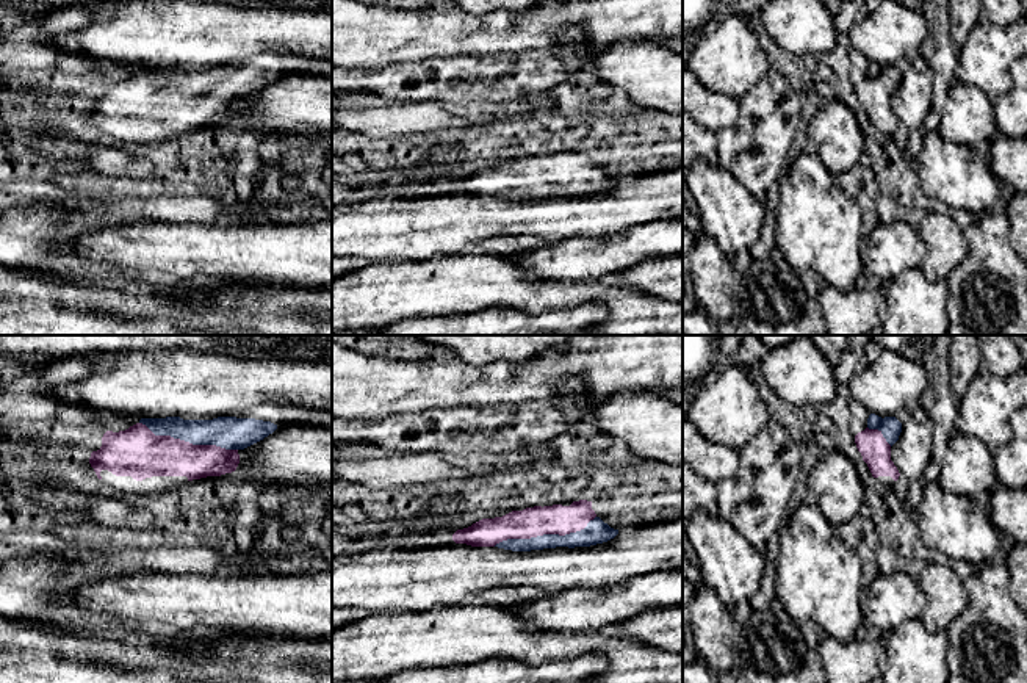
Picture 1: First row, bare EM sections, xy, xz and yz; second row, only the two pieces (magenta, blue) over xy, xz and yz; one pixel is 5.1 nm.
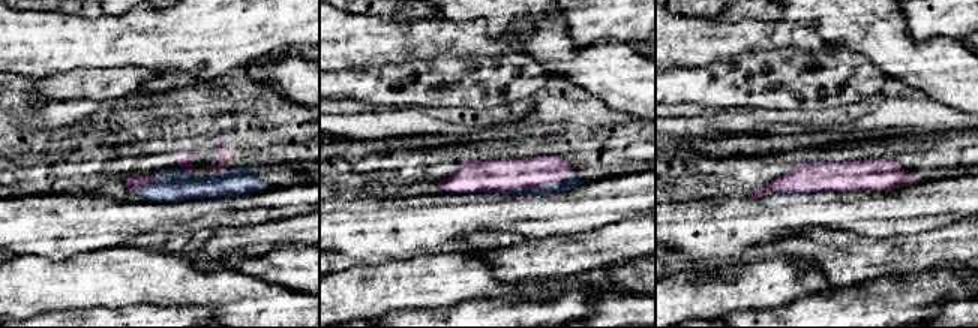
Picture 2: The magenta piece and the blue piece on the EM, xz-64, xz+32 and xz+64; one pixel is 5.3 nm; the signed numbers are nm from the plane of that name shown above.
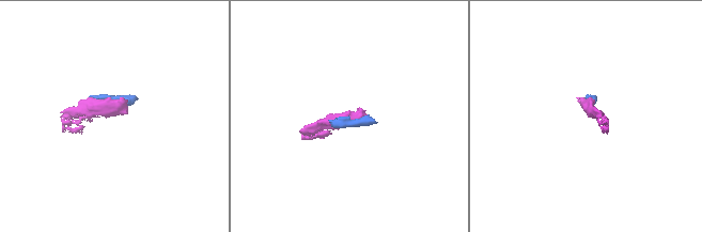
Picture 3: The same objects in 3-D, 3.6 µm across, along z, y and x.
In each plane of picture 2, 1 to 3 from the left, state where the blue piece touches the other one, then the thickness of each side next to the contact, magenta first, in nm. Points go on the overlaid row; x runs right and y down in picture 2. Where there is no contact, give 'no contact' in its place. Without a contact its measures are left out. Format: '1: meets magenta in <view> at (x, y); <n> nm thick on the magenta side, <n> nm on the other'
1: meets magenta in xz-64 at (149, 178); 80 nm thick on the magenta side, 170 nm on the other
2: meets magenta in xz+32 at (527, 186); 180 nm thick on the magenta side, 70 nm on the other
3: no contact

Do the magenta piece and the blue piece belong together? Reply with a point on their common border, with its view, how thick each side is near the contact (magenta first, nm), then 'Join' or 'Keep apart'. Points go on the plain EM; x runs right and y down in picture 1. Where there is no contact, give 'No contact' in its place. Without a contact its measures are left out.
Touches magenta at xz (544, 182). Thickness 160 nm (magenta) against 110 nm. Join

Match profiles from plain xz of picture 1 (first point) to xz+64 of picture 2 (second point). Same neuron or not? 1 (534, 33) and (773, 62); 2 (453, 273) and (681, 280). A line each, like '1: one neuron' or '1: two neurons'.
1: two neurons
2: one neuron

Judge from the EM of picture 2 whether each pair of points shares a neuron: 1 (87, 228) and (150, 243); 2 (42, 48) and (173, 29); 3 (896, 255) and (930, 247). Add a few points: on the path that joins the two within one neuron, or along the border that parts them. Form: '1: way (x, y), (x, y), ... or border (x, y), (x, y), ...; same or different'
1: border (167, 231), (138, 234), (126, 243); different
2: way (75, 42), (140, 39); same
3: way (905, 253), (921, 252); same

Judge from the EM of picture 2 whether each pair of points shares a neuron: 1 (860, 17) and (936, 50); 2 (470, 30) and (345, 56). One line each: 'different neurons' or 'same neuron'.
1: same neuron
2: same neuron

